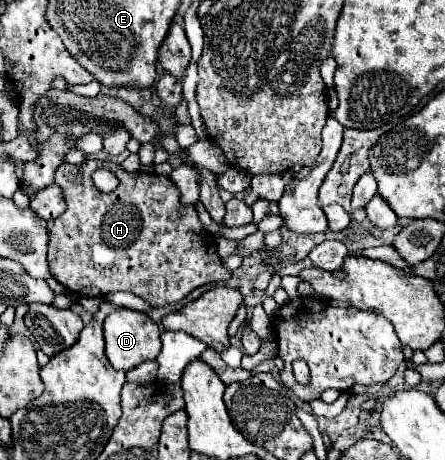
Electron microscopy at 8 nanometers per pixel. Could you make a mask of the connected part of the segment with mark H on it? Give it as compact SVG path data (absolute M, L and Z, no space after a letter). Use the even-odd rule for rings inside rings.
M83 161L81 165L59 165L55 183L63 189L67 209L57 219L47 221L47 261L51 275L71 293L77 293L81 297L103 297L111 291L131 291L137 297L145 299L151 307L155 307L177 303L187 293L205 283L227 281L231 277L231 271L217 255L215 237L205 231L193 205L181 205L181 193L179 189L175 189L175 183L169 177L145 171L127 173L111 161ZM95 169L109 169L111 173L115 173L119 187L111 193L99 191L91 181Z

